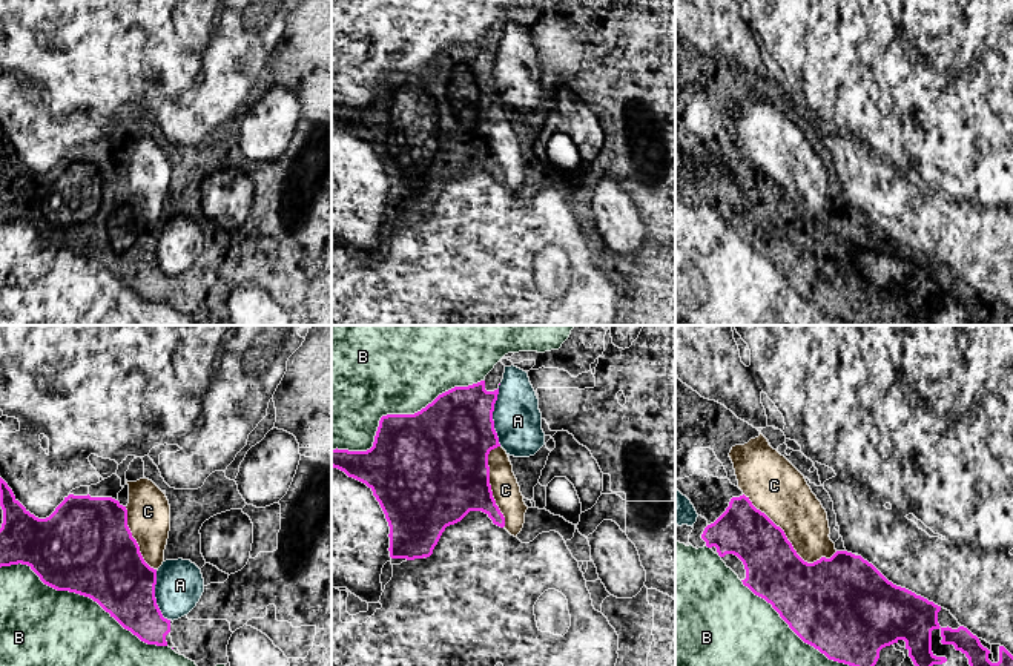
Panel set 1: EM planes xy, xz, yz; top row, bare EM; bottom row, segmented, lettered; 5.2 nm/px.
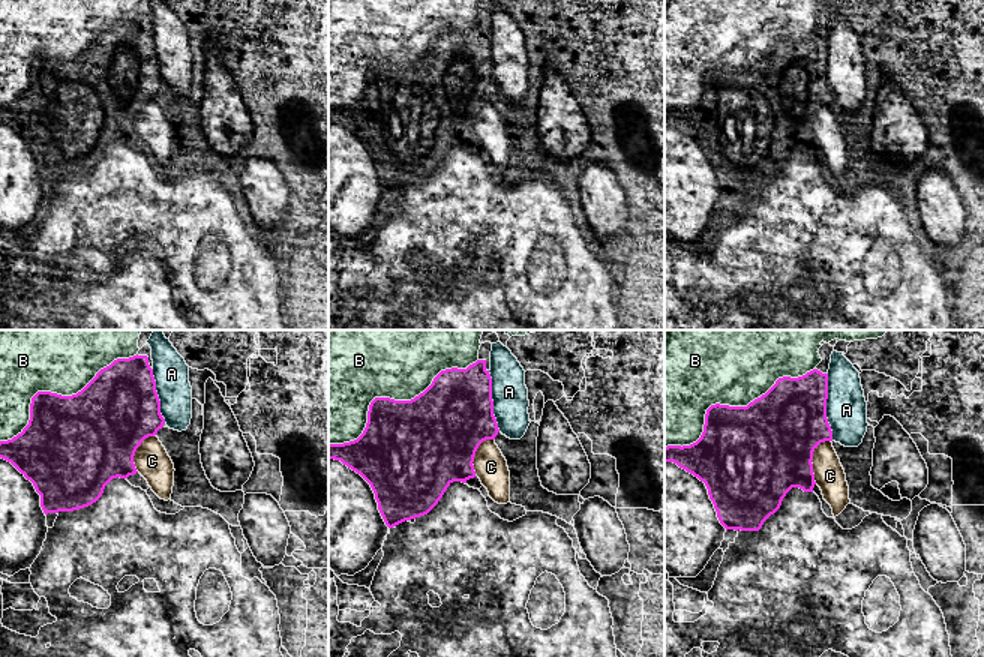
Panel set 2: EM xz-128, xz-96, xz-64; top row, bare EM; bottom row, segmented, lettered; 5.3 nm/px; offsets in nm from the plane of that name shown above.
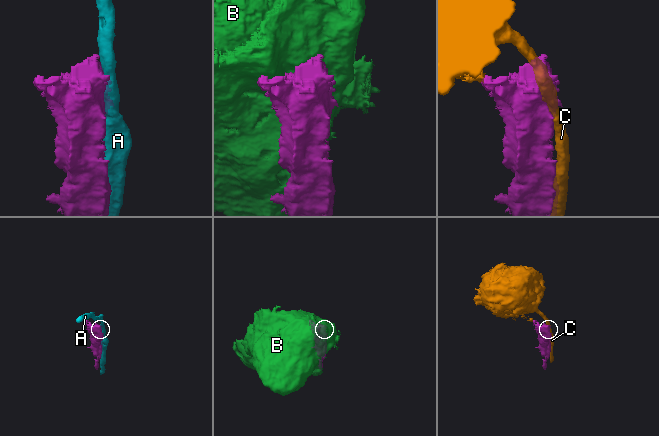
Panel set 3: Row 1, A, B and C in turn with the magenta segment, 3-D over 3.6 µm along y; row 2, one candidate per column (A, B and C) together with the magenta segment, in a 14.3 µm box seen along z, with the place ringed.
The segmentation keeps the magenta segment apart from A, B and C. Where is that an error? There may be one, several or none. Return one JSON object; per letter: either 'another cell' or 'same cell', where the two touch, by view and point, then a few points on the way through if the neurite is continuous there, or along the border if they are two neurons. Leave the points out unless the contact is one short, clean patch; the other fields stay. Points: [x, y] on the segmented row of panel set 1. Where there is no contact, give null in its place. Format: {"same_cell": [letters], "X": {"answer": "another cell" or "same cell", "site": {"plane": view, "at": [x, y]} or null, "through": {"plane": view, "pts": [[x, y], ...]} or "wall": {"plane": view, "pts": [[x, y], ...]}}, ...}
{"same_cell": [], "A": {"answer": "another cell", "site": {"plane": "xz", "at": [491, 418]}}, "B": {"answer": "another cell", "site": {"plane": "xy", "at": [83, 594]}}, "C": {"answer": "another cell", "site": {"plane": "yz", "at": [789, 542]}}}

